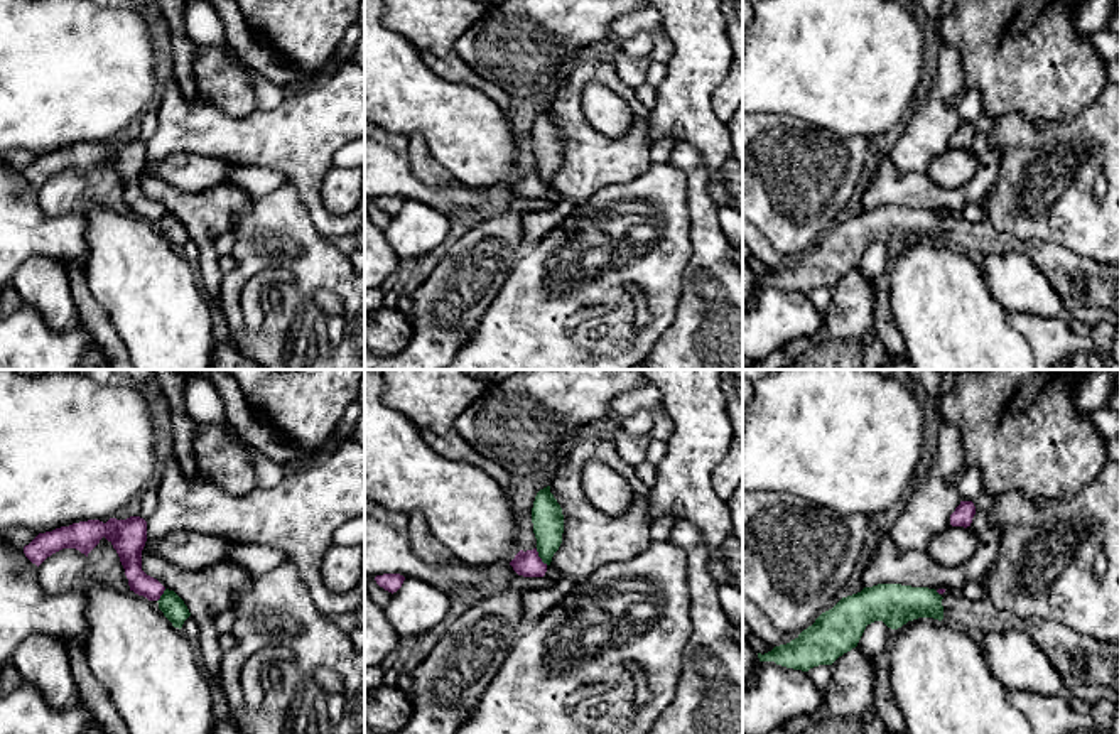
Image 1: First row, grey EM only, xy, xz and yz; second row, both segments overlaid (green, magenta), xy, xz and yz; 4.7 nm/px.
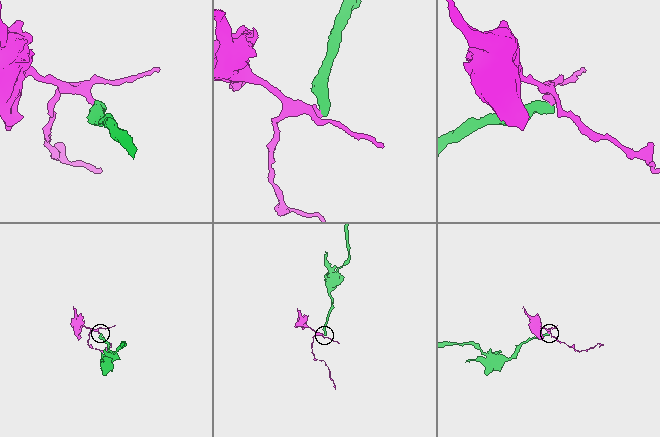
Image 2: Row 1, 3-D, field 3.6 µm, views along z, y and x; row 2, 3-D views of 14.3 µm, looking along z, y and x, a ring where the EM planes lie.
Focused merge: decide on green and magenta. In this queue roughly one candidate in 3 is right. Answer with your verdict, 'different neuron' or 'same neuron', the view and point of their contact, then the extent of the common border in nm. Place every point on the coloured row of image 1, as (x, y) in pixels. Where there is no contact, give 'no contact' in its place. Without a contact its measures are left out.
different neuron; contact xz (539, 555); length 100 nm

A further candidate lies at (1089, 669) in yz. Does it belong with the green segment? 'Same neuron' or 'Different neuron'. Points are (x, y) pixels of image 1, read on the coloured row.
Same neuron

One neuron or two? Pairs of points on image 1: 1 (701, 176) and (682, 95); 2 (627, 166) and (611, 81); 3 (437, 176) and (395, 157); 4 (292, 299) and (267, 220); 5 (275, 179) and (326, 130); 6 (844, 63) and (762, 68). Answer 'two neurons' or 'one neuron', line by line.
1: two neurons
2: one neuron
3: two neurons
4: one neuron
5: two neurons
6: one neuron

